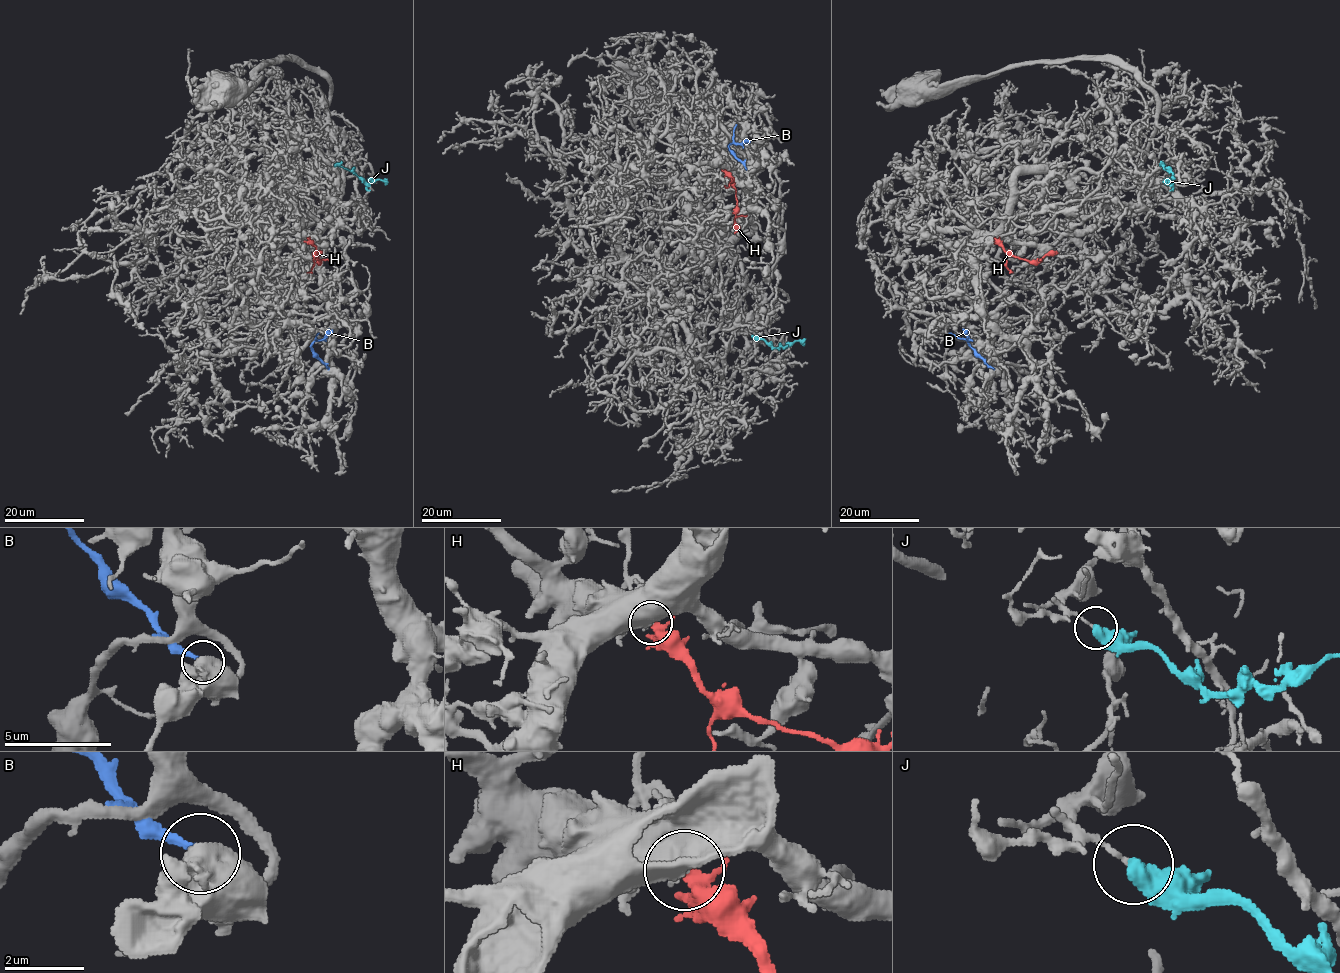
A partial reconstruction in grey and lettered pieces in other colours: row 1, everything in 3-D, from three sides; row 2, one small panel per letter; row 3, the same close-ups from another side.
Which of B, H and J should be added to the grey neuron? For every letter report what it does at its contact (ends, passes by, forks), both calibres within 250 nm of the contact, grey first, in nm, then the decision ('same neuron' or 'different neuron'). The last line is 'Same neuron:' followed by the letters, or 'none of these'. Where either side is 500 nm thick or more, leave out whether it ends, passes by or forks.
B: calibres 900 and 220 nm; different neuron
H: it forks; calibres 320 and 260 nm; different neuron
J: calibres 90 and 550 nm; different neuron
Same neuron: none of these

